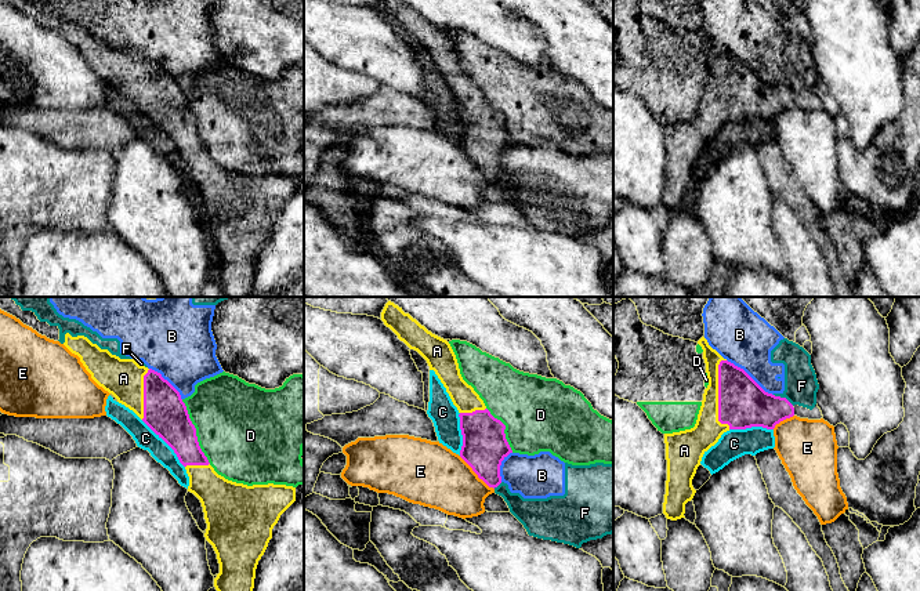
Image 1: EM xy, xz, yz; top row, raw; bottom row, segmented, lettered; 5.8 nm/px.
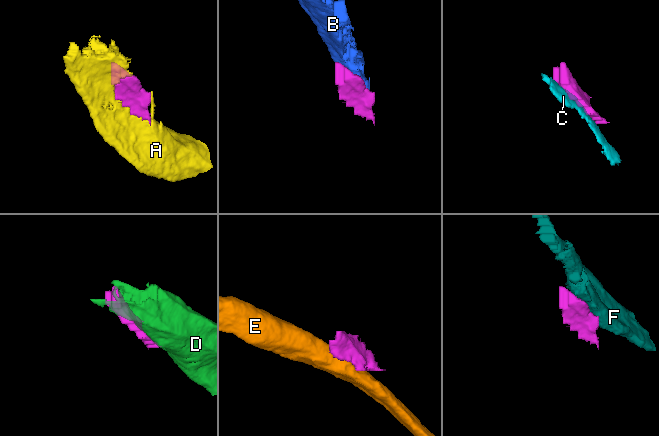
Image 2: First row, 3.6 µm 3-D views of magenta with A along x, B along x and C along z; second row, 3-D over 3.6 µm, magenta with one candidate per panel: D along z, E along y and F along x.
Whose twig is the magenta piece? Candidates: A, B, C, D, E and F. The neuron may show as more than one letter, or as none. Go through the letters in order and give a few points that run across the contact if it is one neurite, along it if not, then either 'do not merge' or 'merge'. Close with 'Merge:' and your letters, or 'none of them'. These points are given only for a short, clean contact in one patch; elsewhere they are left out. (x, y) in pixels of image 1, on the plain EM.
A: merge
B: do not merge
C: do not merge
D: do not merge
E: do not merge
F: do not merge
Merge: A

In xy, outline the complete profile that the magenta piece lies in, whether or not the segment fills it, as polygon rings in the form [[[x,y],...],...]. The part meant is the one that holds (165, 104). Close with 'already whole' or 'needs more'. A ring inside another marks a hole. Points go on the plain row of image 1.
[[[66,23],[64,36],[80,48],[99,77],[133,101],[174,141],[189,167],[188,182],[202,193],[207,214],[204,228],[217,244],[220,264],[214,269],[214,278],[227,297],[251,296],[258,251],[272,229],[272,220],[280,206],[296,192],[296,178],[274,174],[247,177],[218,166],[199,137],[196,119],[180,83],[160,64],[140,57],[134,50],[120,50],[84,26],[72,28]]]; needs more

